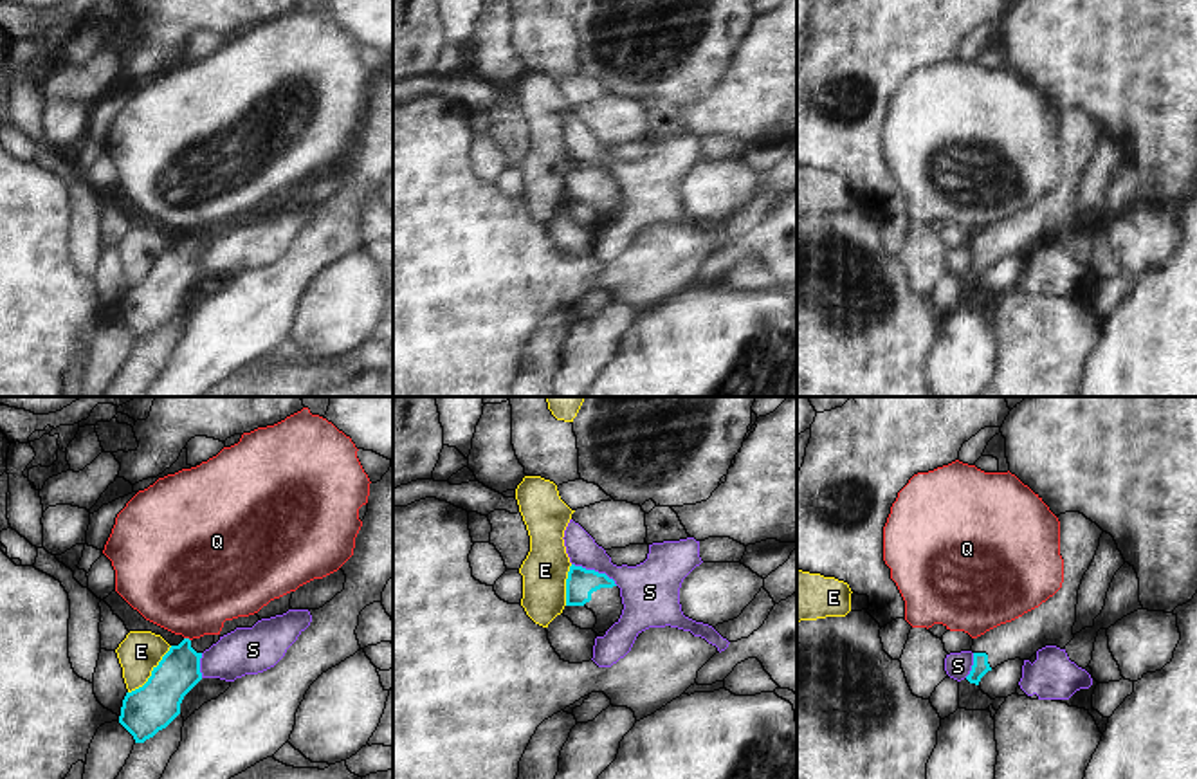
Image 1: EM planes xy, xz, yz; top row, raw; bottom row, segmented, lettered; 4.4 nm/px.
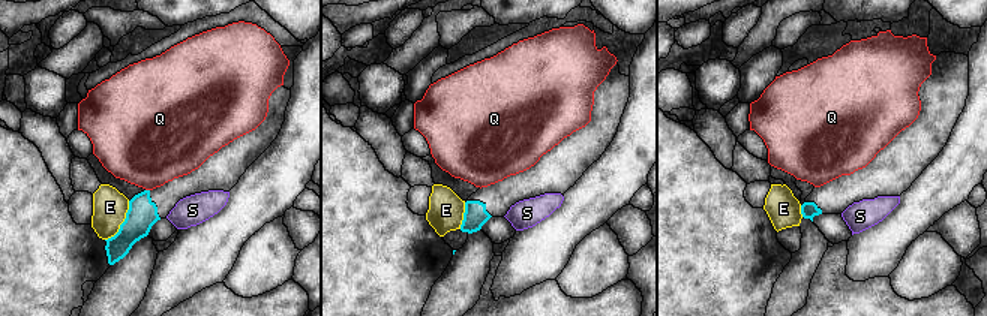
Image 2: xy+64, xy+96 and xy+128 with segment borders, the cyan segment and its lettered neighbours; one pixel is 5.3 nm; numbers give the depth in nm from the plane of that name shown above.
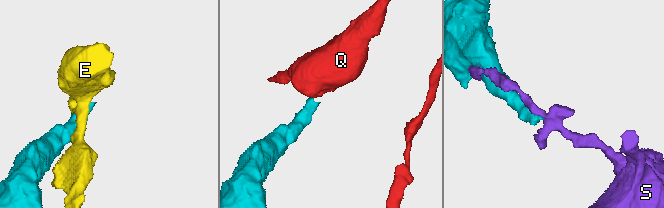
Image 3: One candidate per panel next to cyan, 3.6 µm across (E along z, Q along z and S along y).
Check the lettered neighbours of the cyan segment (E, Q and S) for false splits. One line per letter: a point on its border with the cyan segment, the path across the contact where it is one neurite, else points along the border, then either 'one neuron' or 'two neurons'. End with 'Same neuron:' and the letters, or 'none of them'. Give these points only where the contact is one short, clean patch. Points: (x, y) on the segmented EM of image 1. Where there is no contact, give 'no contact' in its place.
E: contact xy (152, 673); border xy (172, 646), (152, 675), (128, 693); two neurons
Q: contact xy (188, 639); border xy (184, 637), (190, 641); two neurons
S: contact xz (593, 570); two neurons
Same neuron: none of them

